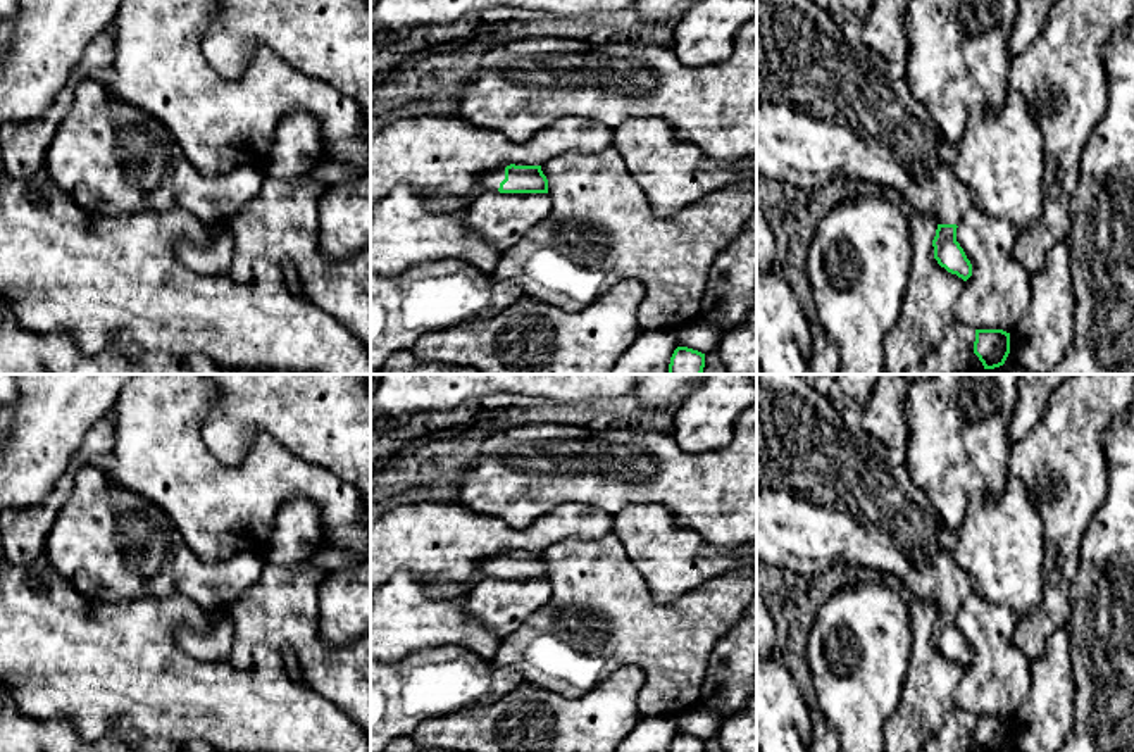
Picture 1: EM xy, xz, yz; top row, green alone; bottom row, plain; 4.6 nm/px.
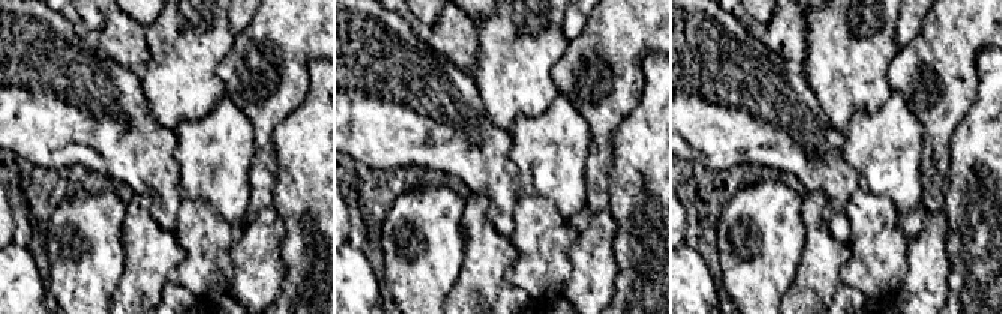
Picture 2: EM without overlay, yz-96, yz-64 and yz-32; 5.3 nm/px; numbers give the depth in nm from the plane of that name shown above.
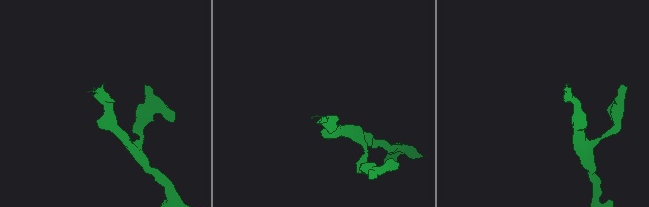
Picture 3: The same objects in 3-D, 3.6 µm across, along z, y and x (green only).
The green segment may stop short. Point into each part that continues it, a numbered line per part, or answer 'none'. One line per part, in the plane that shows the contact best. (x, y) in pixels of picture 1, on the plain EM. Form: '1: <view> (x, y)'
1: xz (490, 568)

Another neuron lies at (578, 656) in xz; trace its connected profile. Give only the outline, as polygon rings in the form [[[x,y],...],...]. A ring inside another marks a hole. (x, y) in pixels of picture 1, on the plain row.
[[[612,531],[600,540],[562,540],[545,548],[541,557],[548,566],[551,595],[522,628],[502,640],[493,662],[562,697],[586,693],[612,671],[636,666],[646,676],[638,695],[643,718],[677,718],[700,705],[717,642],[743,617],[757,593],[757,567],[746,566],[703,583],[670,605],[660,605]]]

